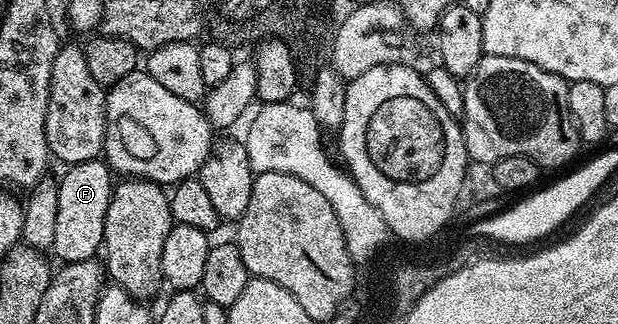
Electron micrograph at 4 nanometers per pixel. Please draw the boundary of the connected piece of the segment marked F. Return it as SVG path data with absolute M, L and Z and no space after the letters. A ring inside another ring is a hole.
M102 158L73 163L58 180L57 223L50 250L64 264L95 259L100 254L105 233L105 213L113 190L113 172Z

